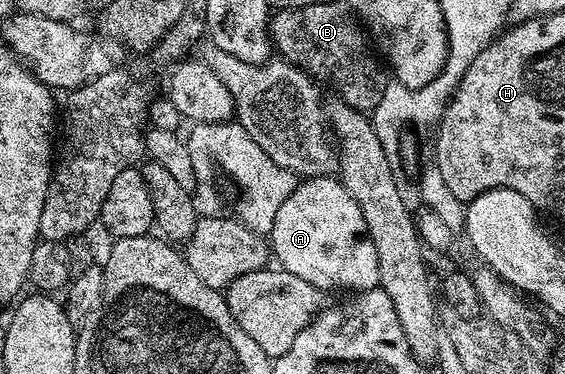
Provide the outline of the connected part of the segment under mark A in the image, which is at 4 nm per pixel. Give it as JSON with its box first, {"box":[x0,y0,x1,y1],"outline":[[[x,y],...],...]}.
{"box":[268,175,379,291],"outline":[[[327,175],[299,180],[278,201],[276,219],[274,226],[270,228],[268,241],[276,261],[278,257],[277,264],[292,275],[300,275],[300,279],[312,283],[315,289],[325,291],[338,289],[343,285],[346,289],[354,289],[350,291],[365,291],[379,284],[378,255],[373,242],[363,236],[366,232],[366,220],[360,211],[358,200],[342,186],[337,176]]]}

